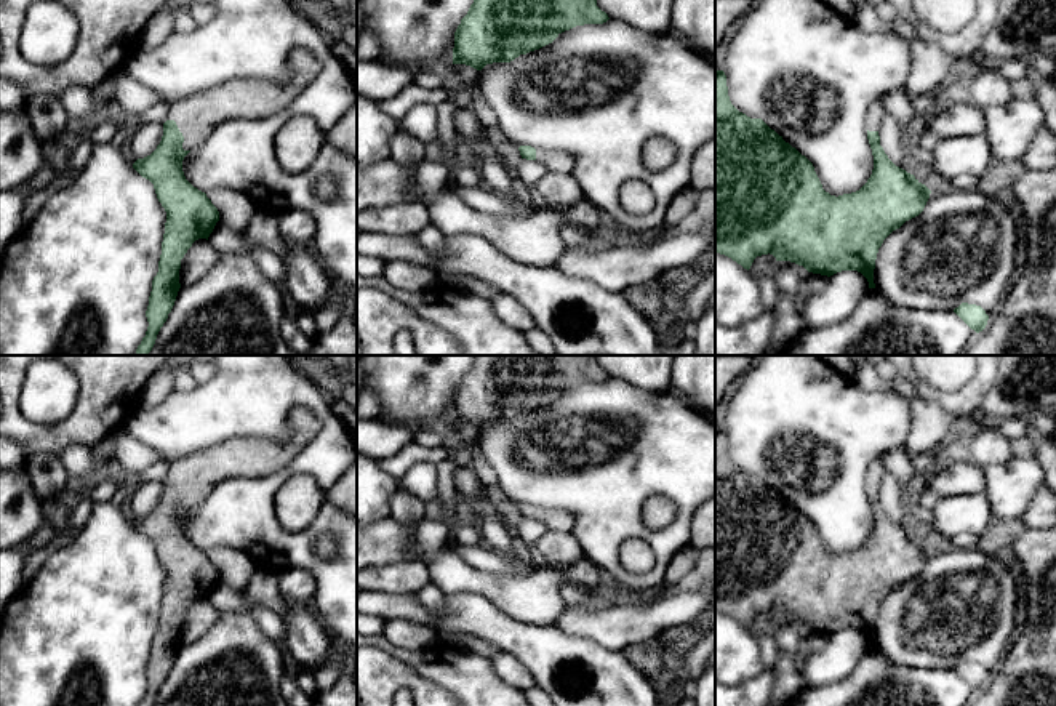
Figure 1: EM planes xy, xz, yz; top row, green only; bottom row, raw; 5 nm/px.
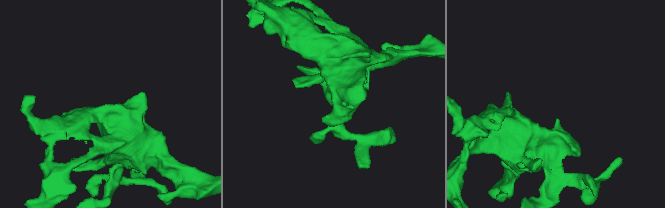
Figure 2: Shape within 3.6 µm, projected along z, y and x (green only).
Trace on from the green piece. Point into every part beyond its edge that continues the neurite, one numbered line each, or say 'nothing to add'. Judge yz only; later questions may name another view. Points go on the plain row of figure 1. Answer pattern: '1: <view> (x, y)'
1: yz (876, 471)

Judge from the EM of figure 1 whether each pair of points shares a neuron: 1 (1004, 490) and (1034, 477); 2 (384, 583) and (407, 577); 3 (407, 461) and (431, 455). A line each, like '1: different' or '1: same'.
1: same
2: same
3: same

